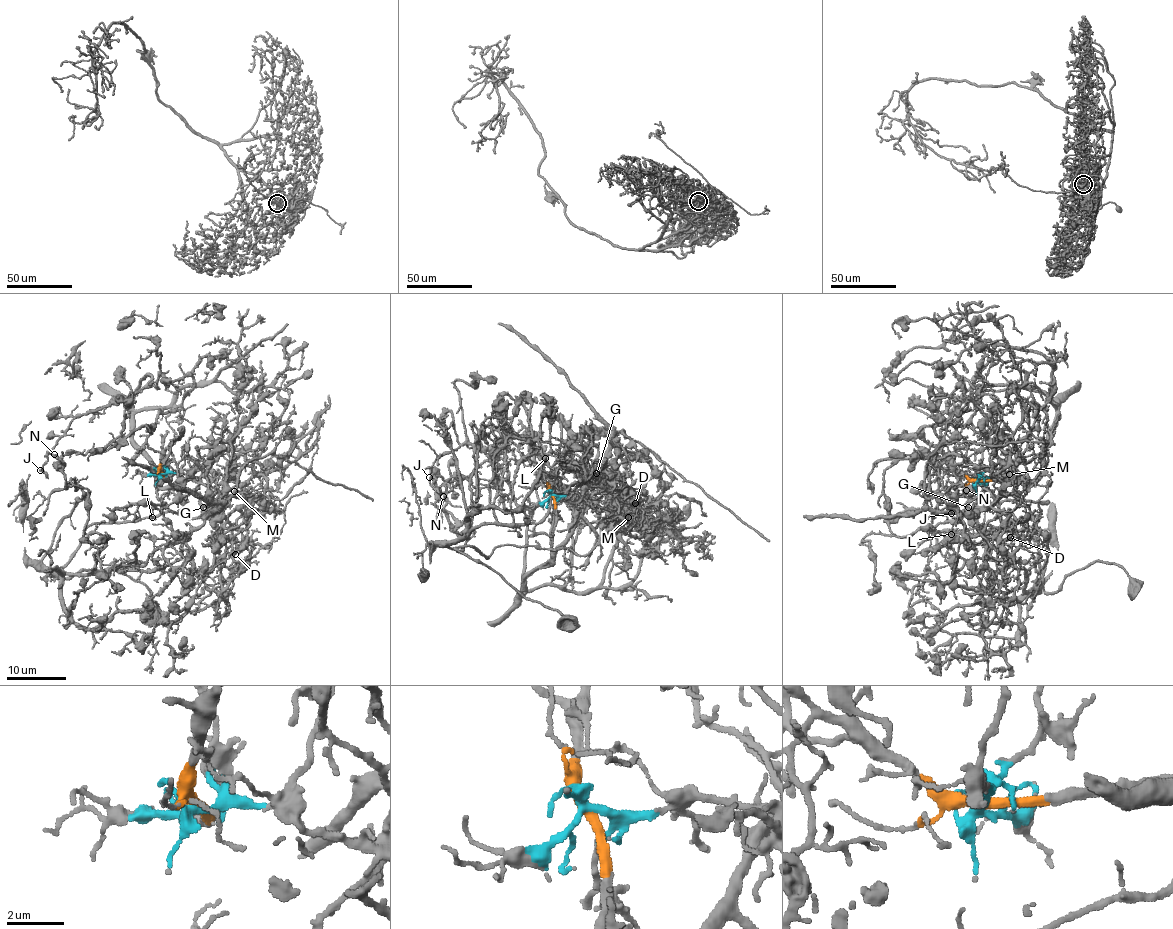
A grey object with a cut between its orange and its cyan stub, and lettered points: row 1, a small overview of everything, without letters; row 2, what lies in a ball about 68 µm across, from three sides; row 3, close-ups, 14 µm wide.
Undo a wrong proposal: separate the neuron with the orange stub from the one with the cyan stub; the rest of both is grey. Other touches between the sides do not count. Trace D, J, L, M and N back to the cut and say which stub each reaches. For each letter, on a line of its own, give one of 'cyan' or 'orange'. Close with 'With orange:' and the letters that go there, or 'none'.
D: cyan
J: orange
L: orange
M: cyan
N: orange
With orange: J, L, N

